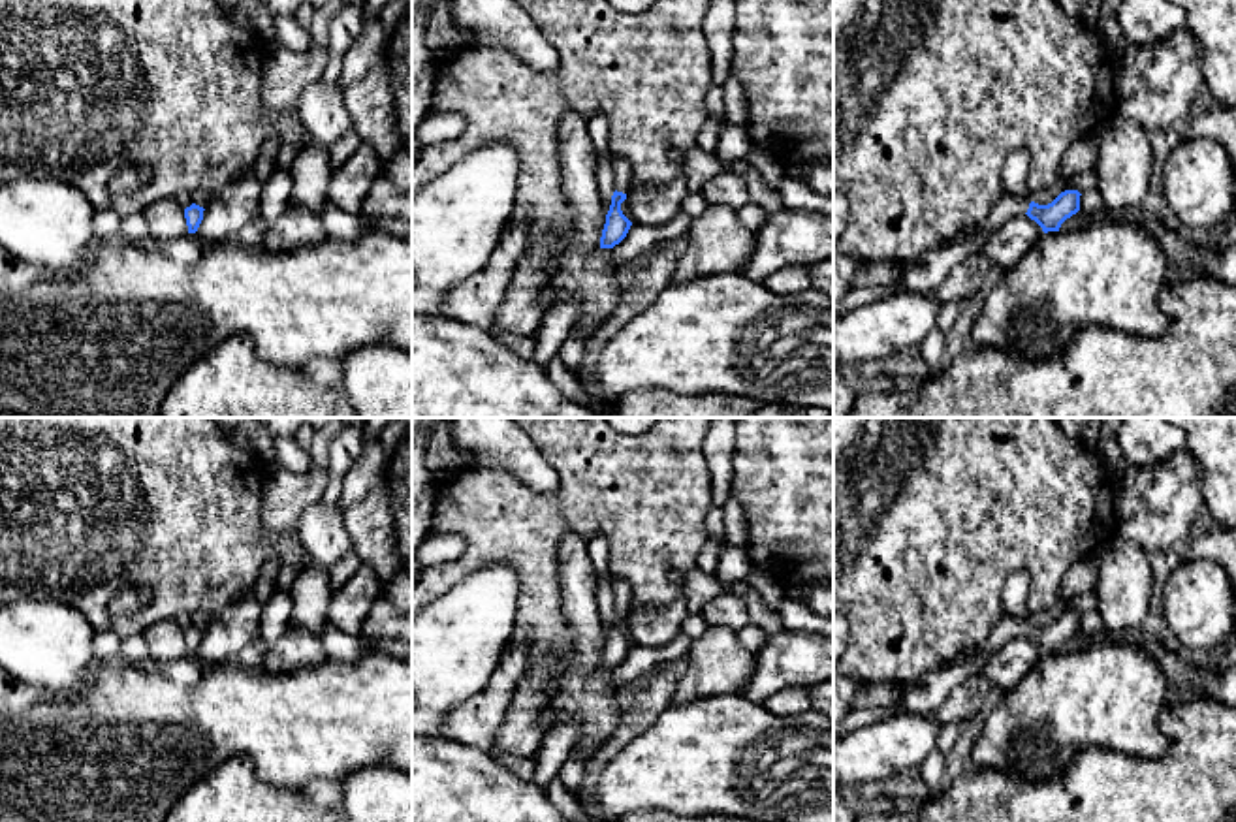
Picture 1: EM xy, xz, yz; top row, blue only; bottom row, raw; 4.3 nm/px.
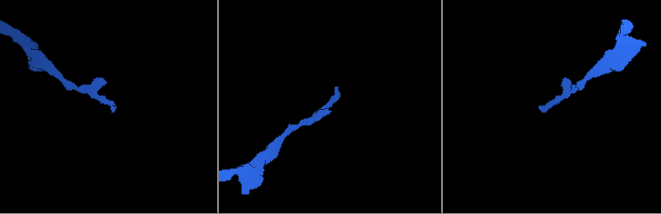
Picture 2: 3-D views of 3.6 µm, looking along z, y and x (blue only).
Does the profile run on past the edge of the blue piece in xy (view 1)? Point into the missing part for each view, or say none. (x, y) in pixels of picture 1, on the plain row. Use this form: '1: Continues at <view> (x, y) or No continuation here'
1: No continuation here

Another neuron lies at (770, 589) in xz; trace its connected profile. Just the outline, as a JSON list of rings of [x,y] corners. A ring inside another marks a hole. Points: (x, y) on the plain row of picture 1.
[[[754,570],[747,581],[753,587],[753,593],[760,596],[760,600],[773,611],[779,611],[779,602],[784,598],[784,579],[769,577],[768,574]]]

